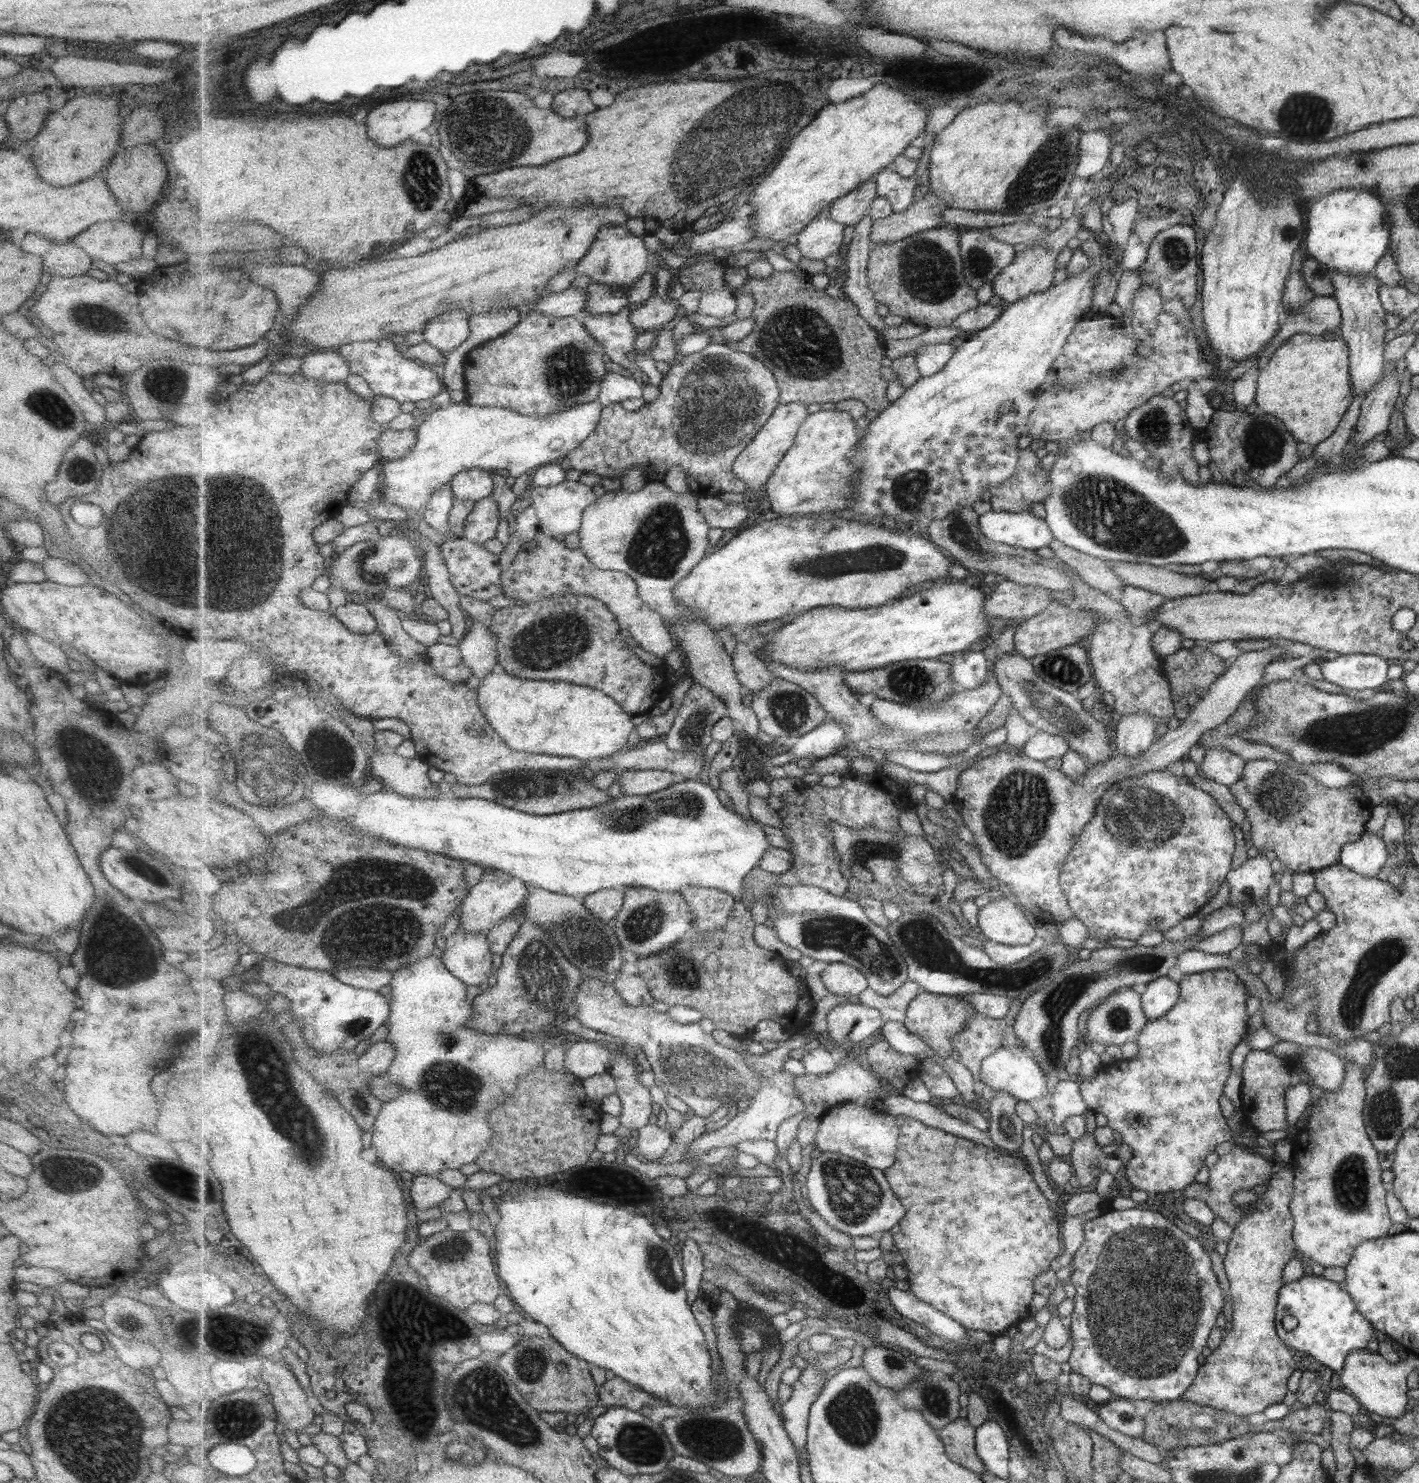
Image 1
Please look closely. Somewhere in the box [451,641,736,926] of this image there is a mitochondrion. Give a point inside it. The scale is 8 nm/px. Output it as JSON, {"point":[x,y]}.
{"point":[689,806]}

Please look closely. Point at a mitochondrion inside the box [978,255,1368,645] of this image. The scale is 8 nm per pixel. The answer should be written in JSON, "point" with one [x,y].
{"point":[1113,515]}

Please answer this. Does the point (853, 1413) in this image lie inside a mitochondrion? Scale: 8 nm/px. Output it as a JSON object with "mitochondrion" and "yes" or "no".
{"mitochondrion":"yes"}

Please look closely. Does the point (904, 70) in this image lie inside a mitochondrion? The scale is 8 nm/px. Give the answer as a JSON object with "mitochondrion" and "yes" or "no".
{"mitochondrion":"no"}

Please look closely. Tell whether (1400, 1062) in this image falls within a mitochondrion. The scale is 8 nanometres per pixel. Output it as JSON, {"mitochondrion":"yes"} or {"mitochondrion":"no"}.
{"mitochondrion":"yes"}

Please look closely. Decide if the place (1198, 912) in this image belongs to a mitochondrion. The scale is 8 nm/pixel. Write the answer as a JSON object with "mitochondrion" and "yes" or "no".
{"mitochondrion":"no"}

